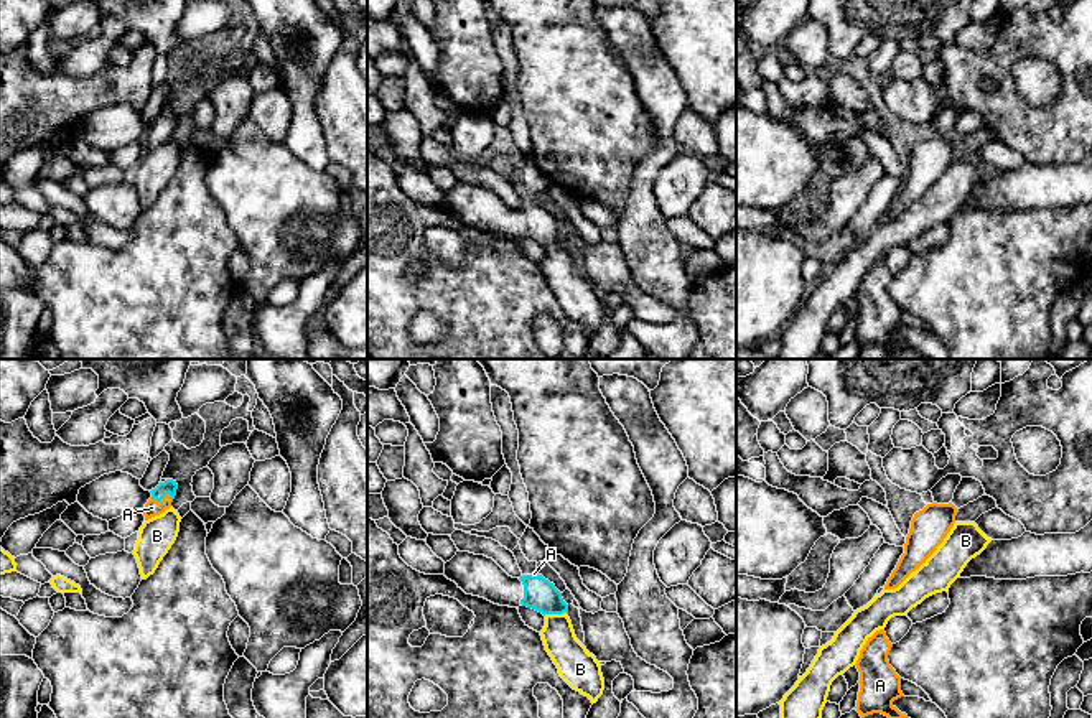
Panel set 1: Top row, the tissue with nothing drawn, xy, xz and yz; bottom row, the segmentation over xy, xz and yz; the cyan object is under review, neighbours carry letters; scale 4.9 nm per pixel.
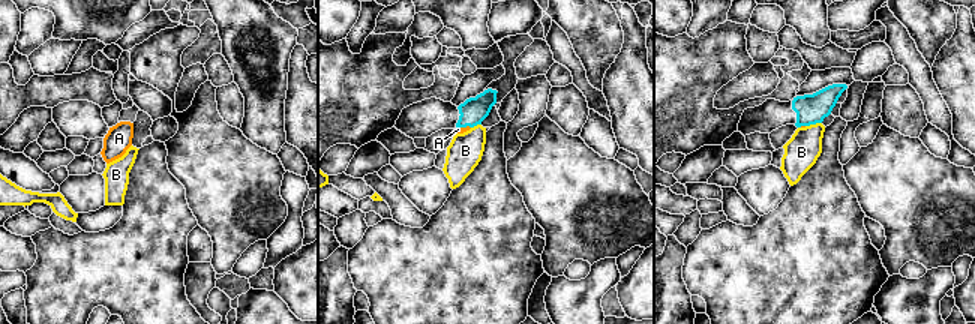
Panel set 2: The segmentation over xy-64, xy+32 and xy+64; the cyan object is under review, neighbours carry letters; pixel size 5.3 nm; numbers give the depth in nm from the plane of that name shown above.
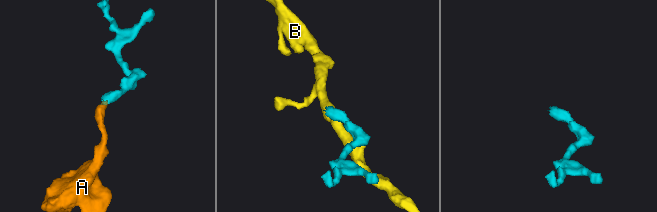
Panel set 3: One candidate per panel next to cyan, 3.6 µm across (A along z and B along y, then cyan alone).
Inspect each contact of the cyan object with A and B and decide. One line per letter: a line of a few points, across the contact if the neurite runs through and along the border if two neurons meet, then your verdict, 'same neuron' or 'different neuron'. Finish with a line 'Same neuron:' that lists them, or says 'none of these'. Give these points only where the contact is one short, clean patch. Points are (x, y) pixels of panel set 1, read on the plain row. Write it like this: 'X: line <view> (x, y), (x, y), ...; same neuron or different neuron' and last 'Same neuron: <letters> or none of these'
A: line xy (170, 117), (163, 127), (152, 139); same neuron
B: different neuron
Same neuron: A

